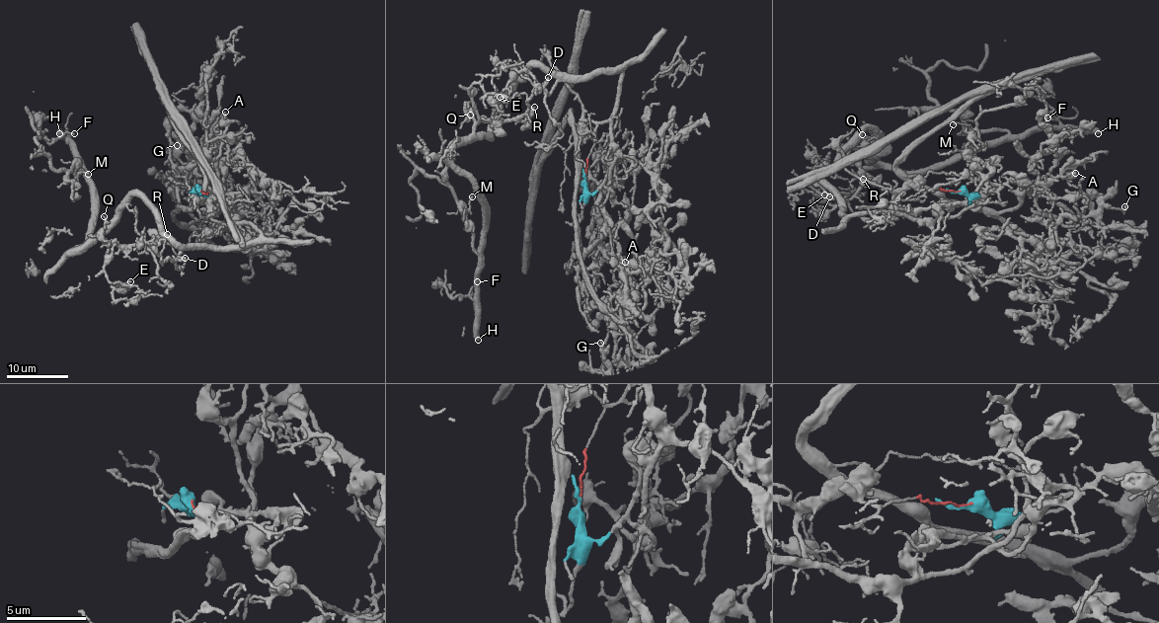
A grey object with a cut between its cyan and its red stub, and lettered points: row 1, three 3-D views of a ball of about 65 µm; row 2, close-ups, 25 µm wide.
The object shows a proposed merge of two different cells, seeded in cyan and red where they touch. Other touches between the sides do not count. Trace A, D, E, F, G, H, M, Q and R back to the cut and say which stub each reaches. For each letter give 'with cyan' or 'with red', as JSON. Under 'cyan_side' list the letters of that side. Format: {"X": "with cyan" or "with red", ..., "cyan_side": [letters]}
{"A": "with cyan", "D": "with red", "E": "with red", "F": "with red", "G": "with cyan", "H": "with red", "M": "with red", "Q": "with red", "R": "with red", "cyan_side": ["A", "G"]}

